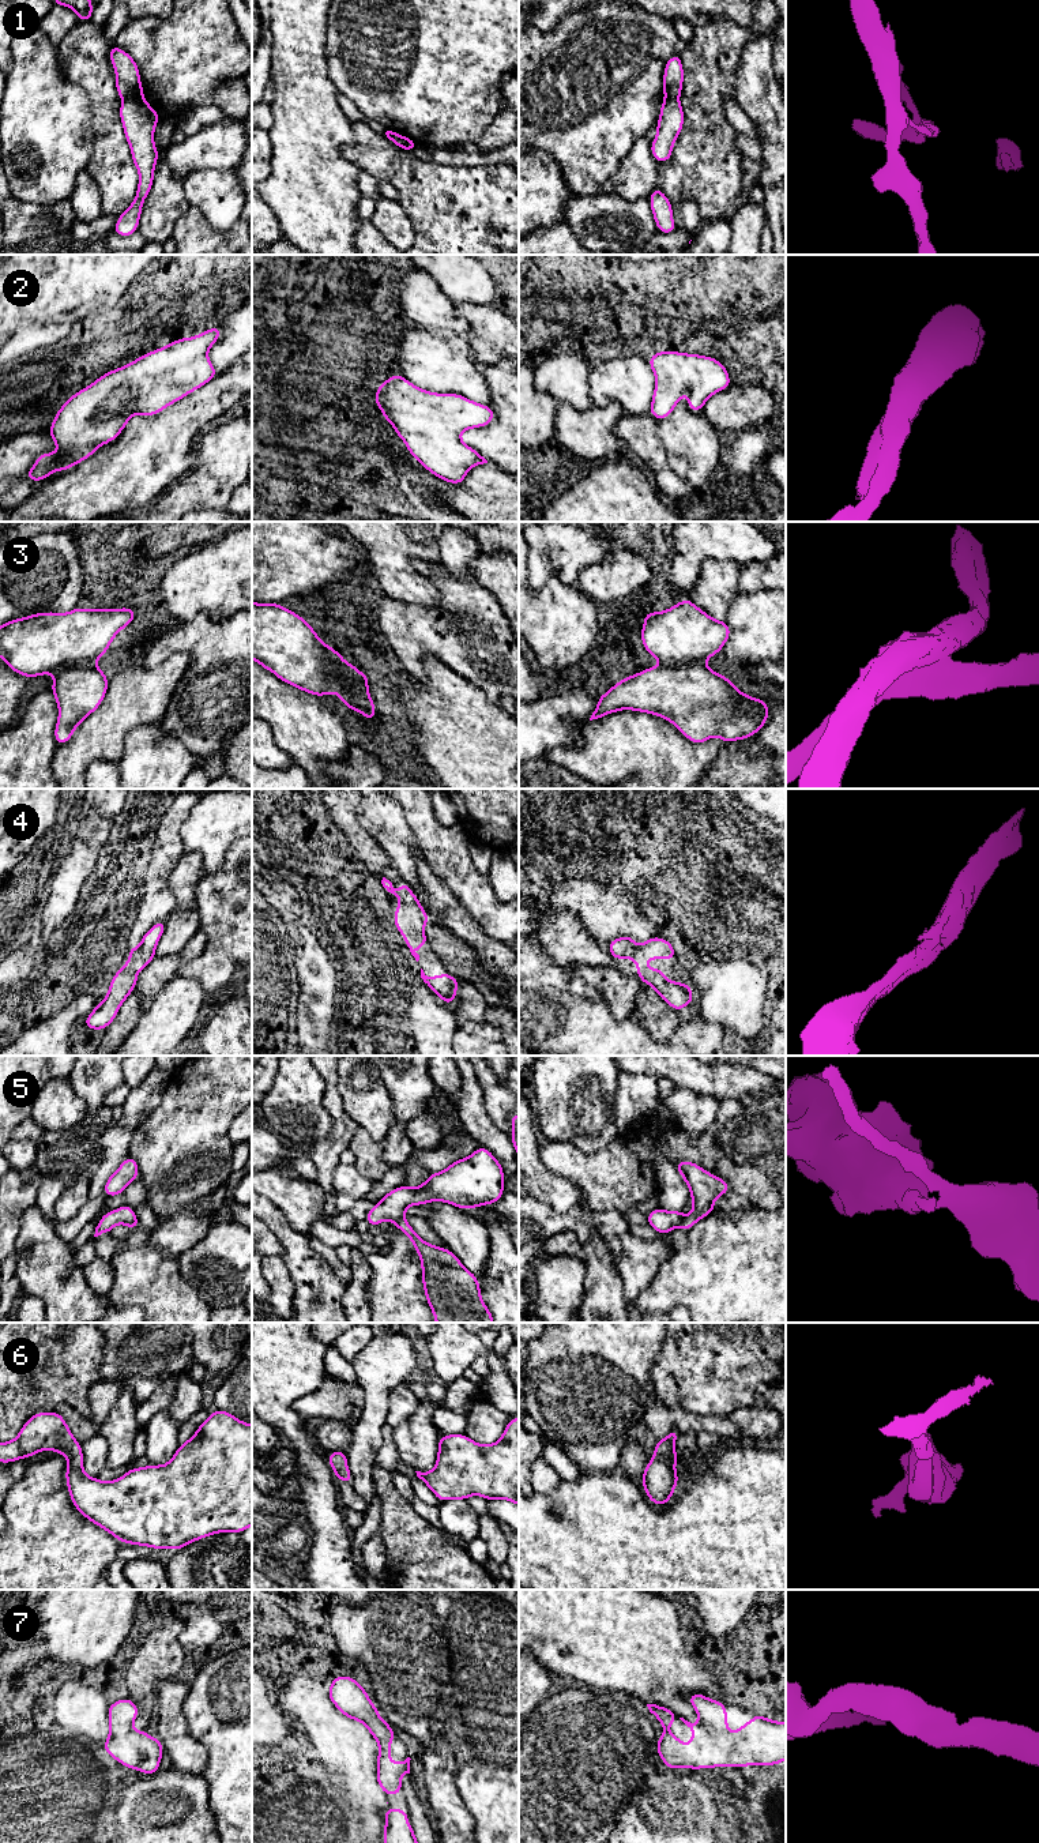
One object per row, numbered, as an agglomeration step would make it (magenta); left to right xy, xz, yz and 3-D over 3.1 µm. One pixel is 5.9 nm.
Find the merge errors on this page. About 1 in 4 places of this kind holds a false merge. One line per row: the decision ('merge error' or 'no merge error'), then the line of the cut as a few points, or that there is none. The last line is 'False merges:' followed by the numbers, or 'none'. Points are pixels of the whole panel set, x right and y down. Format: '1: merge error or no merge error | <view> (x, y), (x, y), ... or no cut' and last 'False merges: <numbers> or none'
1: merge error | xz (394, 138), (399, 143), (407, 143), (410, 139)
2: no merge error | no cut
3: merge error | xz (338, 654), (346, 664), (350, 681), (337, 692)
4: no merge error | no cut
5: merge error | xz (403, 1218), (396, 1223)
6: no merge error | no cut
7: no merge error | no cut
False merges: 1, 3, 5

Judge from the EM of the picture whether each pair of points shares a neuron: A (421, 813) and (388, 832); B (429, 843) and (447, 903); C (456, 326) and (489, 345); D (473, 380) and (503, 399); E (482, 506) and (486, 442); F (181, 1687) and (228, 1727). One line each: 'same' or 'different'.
A: different
B: different
C: different
D: different
E: different
F: different

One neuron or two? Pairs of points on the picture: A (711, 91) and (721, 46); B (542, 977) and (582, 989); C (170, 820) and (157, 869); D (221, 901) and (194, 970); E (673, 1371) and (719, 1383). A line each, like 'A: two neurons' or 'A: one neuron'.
A: one neuron
B: one neuron
C: one neuron
D: one neuron
E: one neuron

